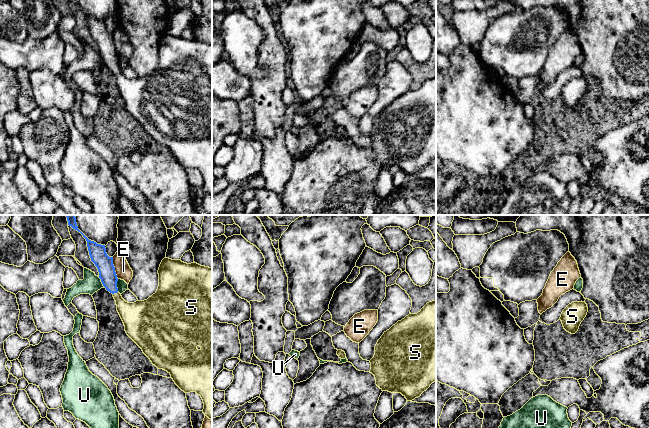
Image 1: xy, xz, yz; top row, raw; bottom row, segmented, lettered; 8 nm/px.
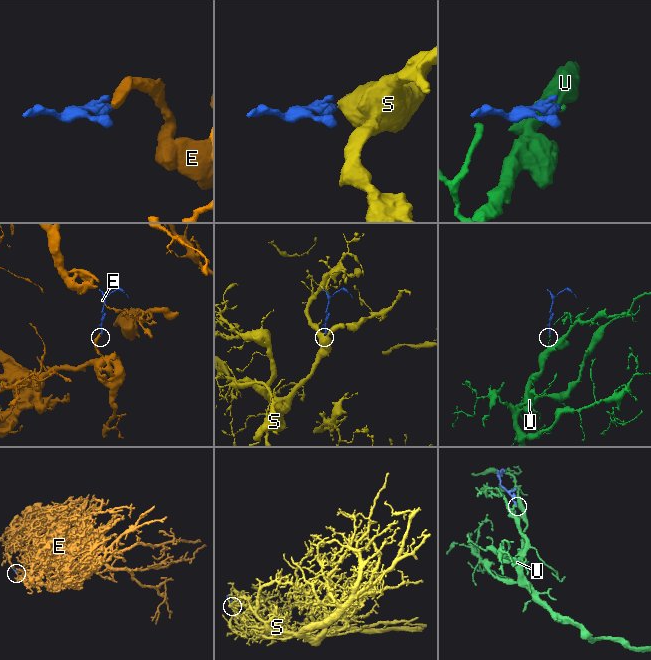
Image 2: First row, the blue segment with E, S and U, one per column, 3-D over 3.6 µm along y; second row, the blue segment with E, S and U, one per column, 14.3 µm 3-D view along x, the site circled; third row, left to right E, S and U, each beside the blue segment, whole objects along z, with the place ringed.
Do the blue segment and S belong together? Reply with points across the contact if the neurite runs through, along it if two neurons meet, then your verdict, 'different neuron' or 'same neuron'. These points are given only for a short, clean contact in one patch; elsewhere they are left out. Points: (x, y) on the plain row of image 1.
across xy (104, 39), (109, 58), (115, 68), (118, 75), (135, 92) | same neuron

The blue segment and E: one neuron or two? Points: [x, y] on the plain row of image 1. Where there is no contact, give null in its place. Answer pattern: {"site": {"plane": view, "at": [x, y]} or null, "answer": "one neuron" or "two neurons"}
{"site": {"plane": "xy", "at": [114, 44]}, "answer": "two neurons"}

